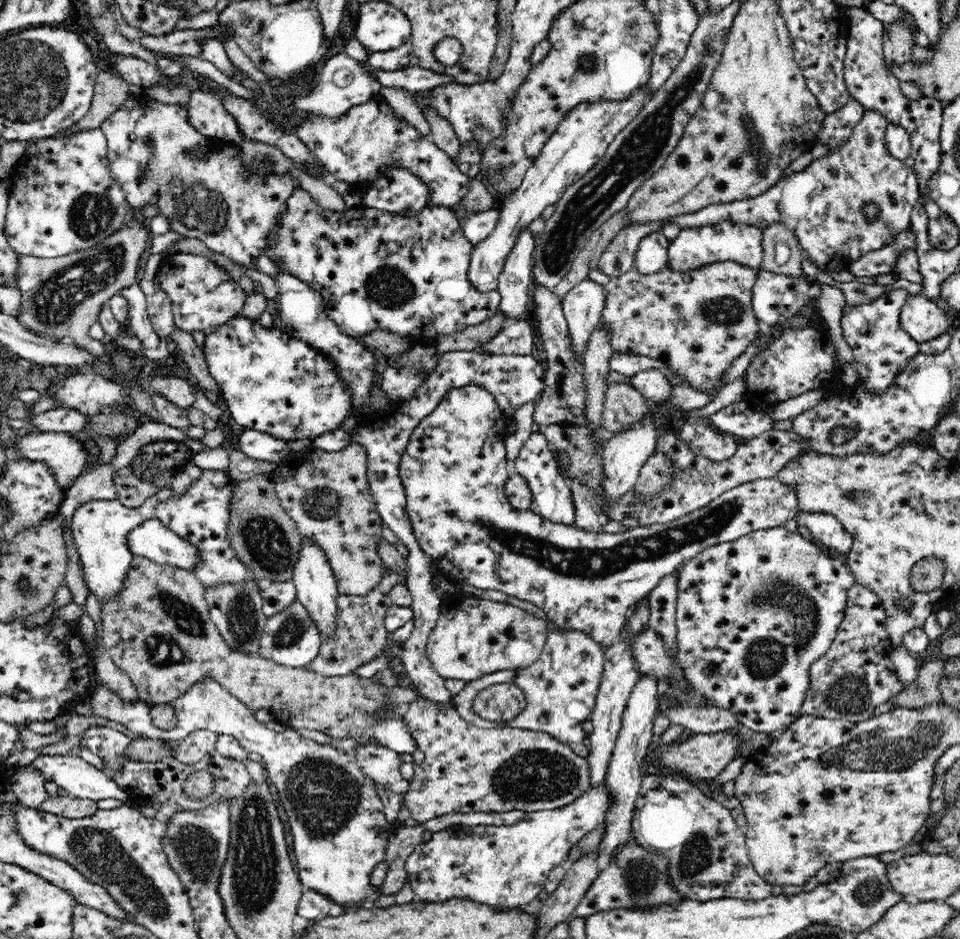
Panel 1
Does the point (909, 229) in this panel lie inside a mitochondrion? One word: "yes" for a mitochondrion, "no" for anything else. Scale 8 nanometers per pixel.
no

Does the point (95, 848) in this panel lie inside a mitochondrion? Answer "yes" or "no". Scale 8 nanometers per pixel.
yes

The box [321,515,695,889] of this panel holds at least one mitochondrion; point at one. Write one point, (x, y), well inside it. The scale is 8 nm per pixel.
(535, 775)

